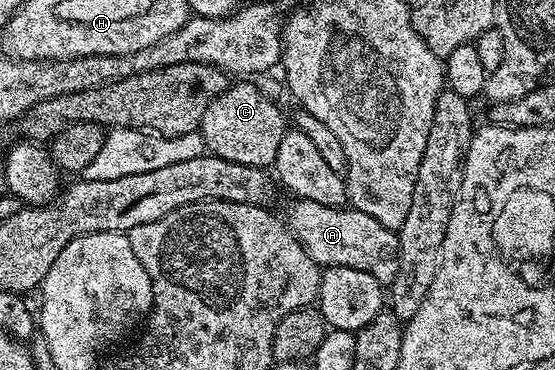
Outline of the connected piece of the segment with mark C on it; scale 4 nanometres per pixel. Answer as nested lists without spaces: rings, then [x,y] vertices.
[[[235,82],[228,86],[205,110],[199,131],[203,134],[206,151],[229,162],[270,169],[277,158],[277,146],[285,131],[279,108],[258,88],[255,82]]]

